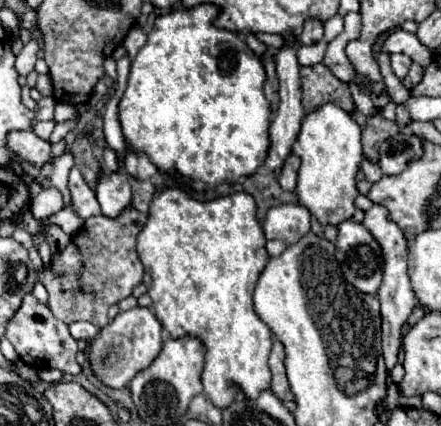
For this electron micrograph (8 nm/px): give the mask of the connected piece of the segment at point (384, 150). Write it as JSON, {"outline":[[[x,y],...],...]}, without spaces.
{"outline":[[[396,134],[378,148],[380,152],[380,170],[382,174],[400,174],[406,168],[406,162],[422,156],[422,140],[418,136]]]}

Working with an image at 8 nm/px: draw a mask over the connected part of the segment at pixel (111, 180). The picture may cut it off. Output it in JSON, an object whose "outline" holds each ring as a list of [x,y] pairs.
{"outline":[[[124,172],[102,174],[94,186],[94,194],[102,214],[108,218],[116,218],[128,204],[132,204],[132,190]]]}

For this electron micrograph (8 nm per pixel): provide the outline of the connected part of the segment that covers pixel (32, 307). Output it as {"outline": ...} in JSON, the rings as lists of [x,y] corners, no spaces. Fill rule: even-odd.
{"outline":[[[32,294],[22,302],[22,308],[8,322],[6,338],[12,342],[20,360],[32,368],[58,368],[64,374],[80,374],[80,364],[76,362],[76,340],[70,336],[68,326],[58,322],[46,304],[40,304]]]}

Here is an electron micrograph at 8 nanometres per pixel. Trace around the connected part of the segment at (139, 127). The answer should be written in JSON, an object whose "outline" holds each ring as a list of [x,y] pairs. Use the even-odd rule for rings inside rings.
{"outline":[[[200,4],[194,8],[186,8],[186,10],[176,10],[164,16],[158,16],[154,22],[152,32],[148,34],[146,44],[142,46],[142,50],[138,52],[138,56],[132,60],[130,64],[130,76],[128,76],[128,86],[126,92],[118,104],[118,120],[124,132],[124,140],[126,144],[130,144],[136,152],[144,152],[150,162],[160,170],[160,172],[180,172],[186,178],[192,178],[194,182],[206,184],[208,188],[216,188],[222,182],[236,182],[240,176],[250,176],[258,170],[258,166],[264,164],[266,158],[266,146],[270,146],[270,136],[268,136],[268,128],[270,128],[270,104],[266,102],[264,90],[262,90],[262,82],[266,80],[266,74],[262,74],[262,62],[258,62],[258,56],[242,42],[236,42],[232,38],[232,34],[228,34],[226,30],[216,30],[212,26],[212,20],[218,16],[218,8],[212,4]]]}

